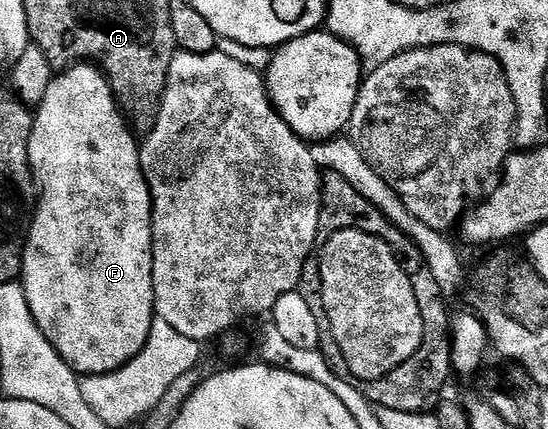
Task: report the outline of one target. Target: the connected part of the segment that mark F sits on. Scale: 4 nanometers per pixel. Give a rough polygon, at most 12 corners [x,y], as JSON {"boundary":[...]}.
{"boundary":[[98,67],[52,79],[27,160],[28,310],[73,373],[153,325],[140,145]]}

